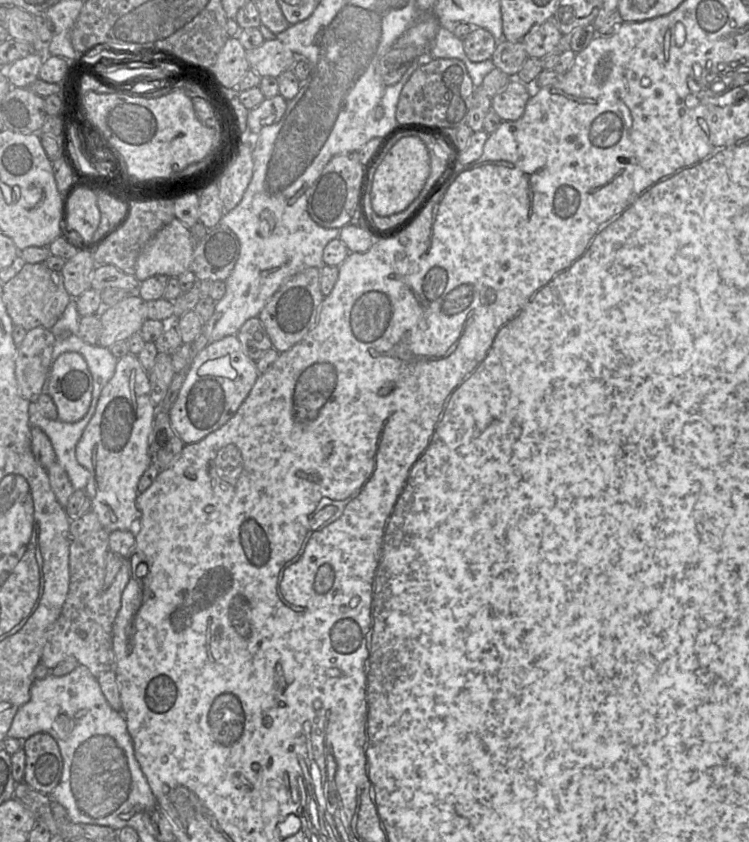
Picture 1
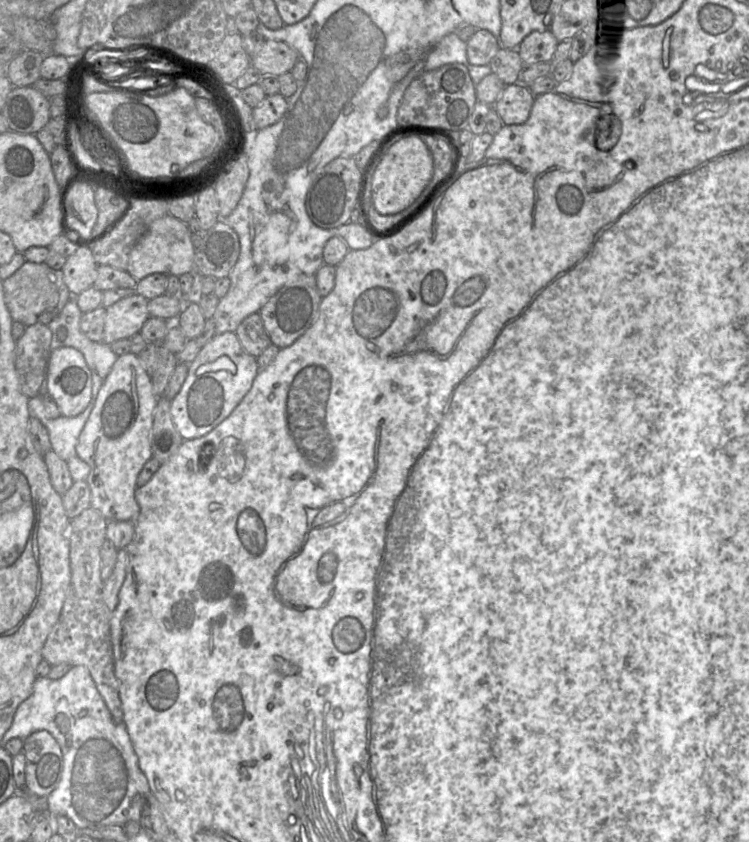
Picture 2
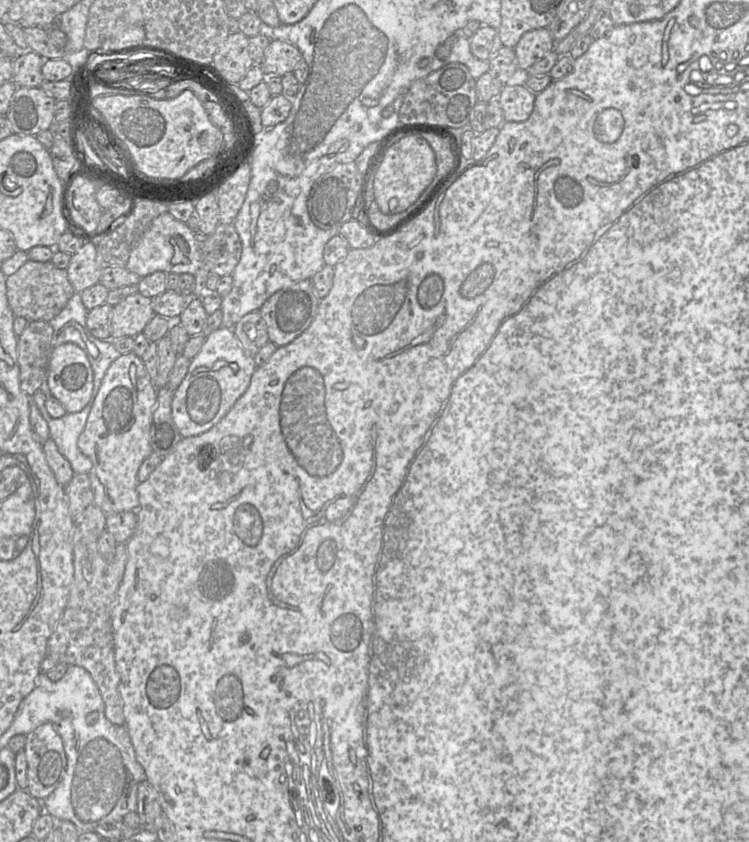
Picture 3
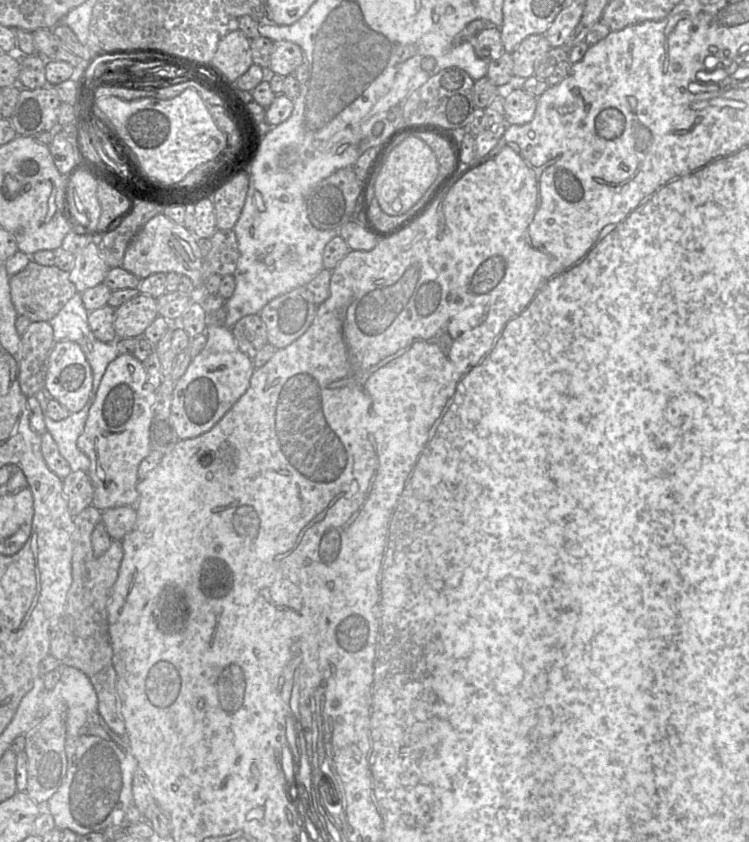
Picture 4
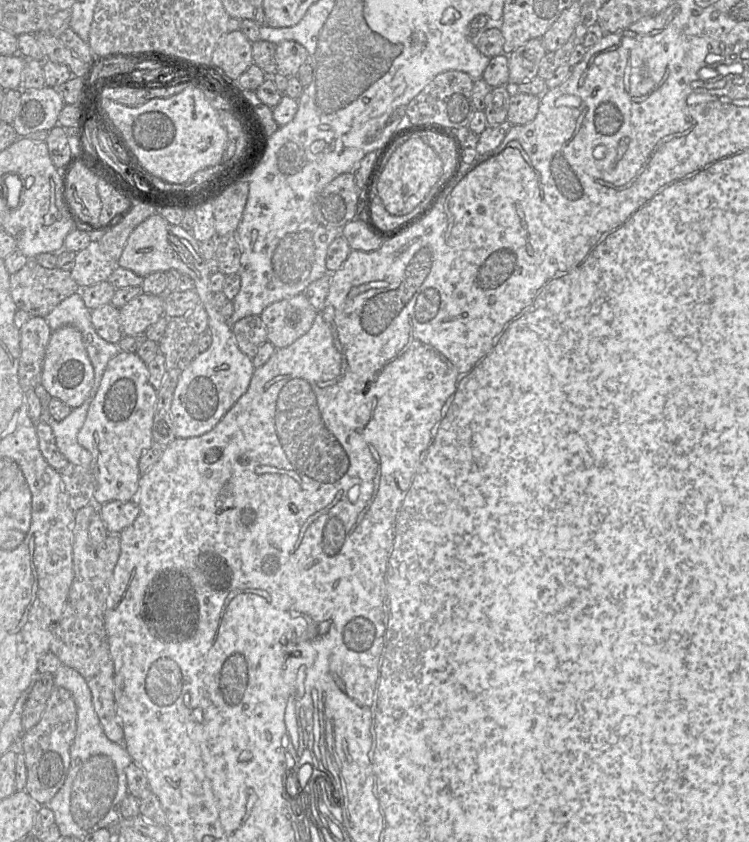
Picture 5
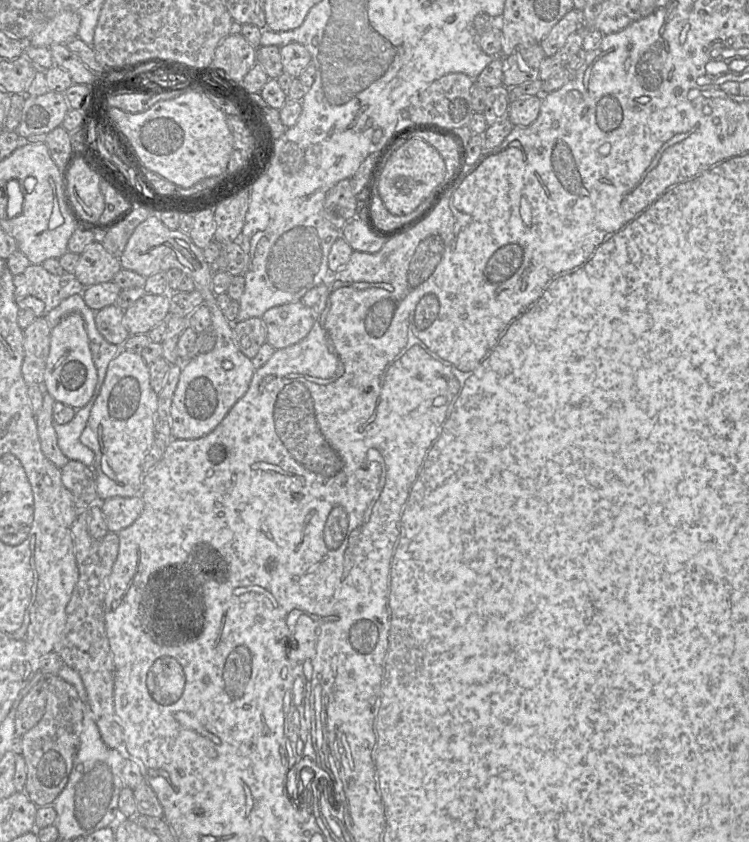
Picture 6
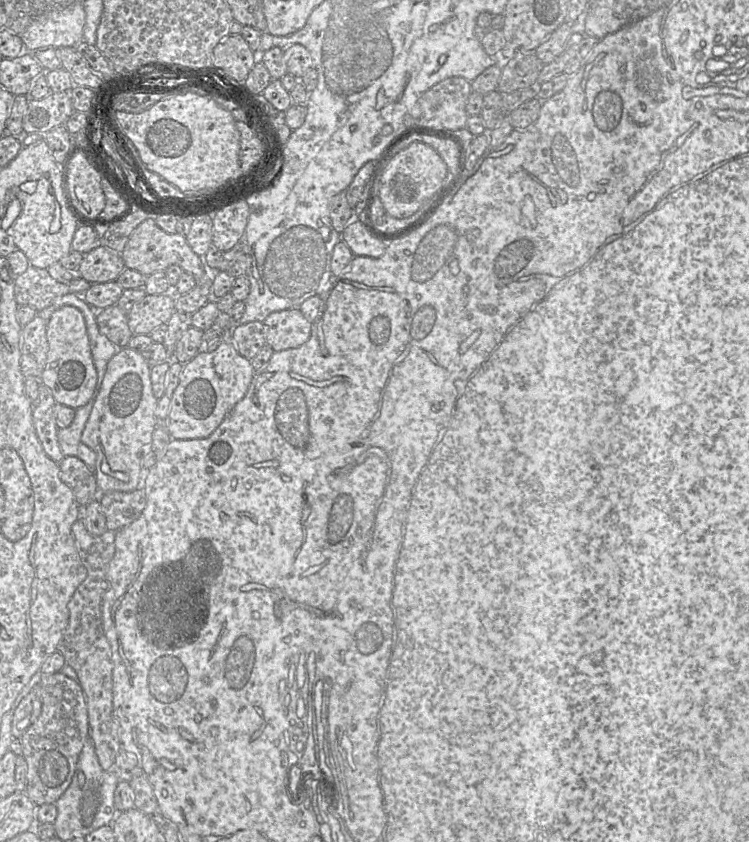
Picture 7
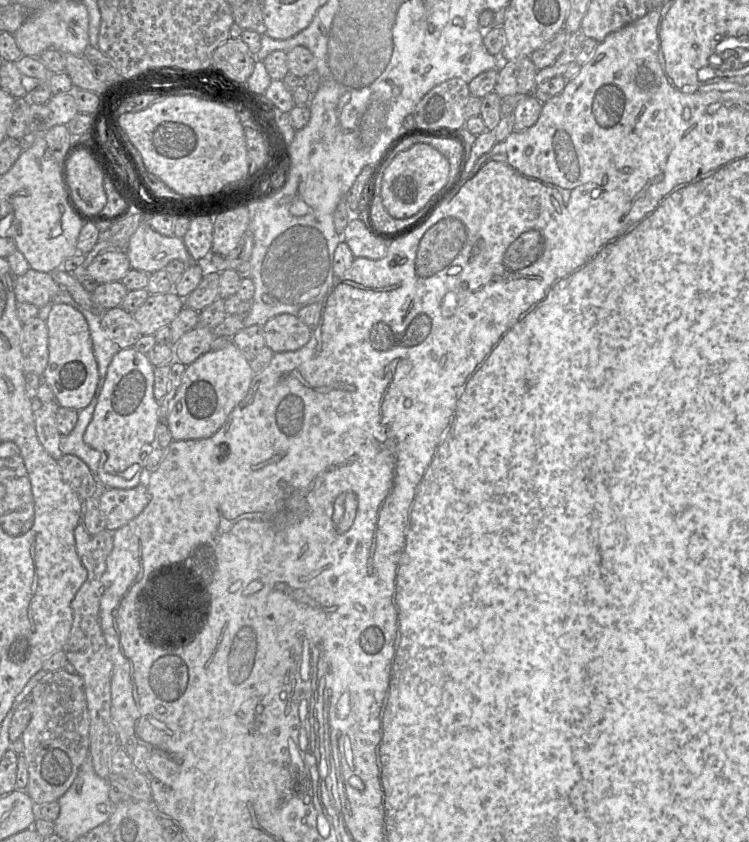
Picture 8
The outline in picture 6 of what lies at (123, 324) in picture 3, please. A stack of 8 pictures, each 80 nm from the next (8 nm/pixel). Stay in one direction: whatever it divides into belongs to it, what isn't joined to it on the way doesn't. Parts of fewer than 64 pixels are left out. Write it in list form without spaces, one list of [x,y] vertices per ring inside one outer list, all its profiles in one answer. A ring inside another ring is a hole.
[[[145,293],[124,310],[124,324],[130,335],[148,334],[169,317],[170,294]]]

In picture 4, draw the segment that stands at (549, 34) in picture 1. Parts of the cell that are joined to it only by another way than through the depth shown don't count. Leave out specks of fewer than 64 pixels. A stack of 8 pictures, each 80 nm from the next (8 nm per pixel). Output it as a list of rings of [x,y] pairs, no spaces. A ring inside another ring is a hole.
[[[531,35],[511,53],[513,56],[514,83],[534,75],[539,62],[551,49],[545,35]]]

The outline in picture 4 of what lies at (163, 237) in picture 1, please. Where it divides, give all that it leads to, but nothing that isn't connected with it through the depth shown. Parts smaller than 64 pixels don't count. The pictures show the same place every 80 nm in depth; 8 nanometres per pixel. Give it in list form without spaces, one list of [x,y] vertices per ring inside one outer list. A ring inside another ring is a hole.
[[[163,213],[150,219],[143,228],[133,237],[129,243],[121,267],[143,280],[155,273],[175,272],[188,276],[196,288],[196,296],[202,301],[203,280],[202,266],[203,257],[198,247],[198,239],[183,224],[178,224]]]

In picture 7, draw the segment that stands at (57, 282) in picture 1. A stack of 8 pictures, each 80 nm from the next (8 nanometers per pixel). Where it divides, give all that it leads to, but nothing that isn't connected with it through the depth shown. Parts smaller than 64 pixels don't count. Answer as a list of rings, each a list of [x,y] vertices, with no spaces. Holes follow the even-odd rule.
[[[29,264],[20,275],[15,275],[14,296],[18,306],[30,306],[37,312],[53,304],[65,294],[83,295],[91,286],[84,278],[73,278],[68,283],[61,283],[50,276],[47,269],[37,268]]]

